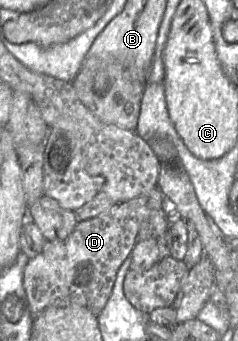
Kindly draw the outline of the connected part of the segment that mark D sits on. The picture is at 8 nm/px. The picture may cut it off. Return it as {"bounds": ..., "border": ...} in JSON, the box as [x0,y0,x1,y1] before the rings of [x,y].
{"bounds":[23,186,170,318],"border":[[[158,186],[135,198],[116,203],[108,211],[86,220],[78,221],[71,235],[63,241],[48,241],[42,251],[29,259],[23,273],[26,307],[34,318],[50,306],[79,305],[98,316],[106,305],[114,285],[117,271],[136,244],[140,224],[152,212],[170,208]]]}

